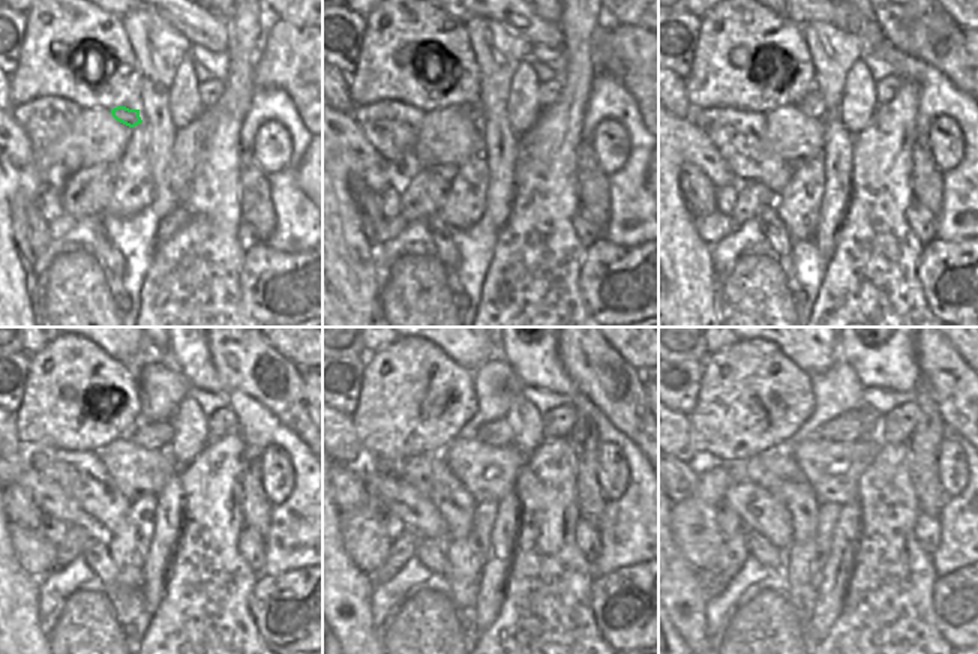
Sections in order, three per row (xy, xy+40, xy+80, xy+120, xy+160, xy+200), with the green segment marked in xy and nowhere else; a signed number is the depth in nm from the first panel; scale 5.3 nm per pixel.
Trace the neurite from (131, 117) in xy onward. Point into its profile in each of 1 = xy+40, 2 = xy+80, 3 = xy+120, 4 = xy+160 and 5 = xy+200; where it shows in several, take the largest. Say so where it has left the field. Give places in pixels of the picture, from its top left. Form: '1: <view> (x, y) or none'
1: xy+40 (473, 111)
2: xy+80 (813, 105)
3: xy+120 (158, 435)
4: xy+160 (498, 432)
5: xy+200 (854, 425)

